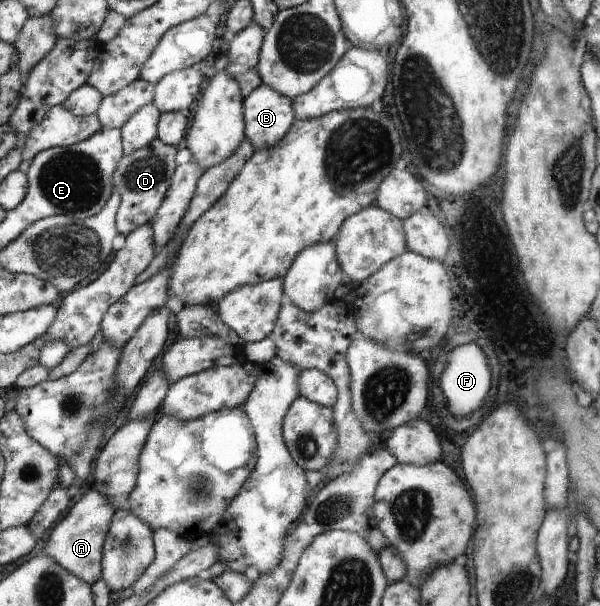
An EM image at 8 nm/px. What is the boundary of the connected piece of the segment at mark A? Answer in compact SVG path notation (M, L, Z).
M93 486L89 490L56 526L44 552L48 552L48 556L52 556L58 564L64 565L68 572L94 586L104 579L104 550L117 510L106 494L98 492Z

